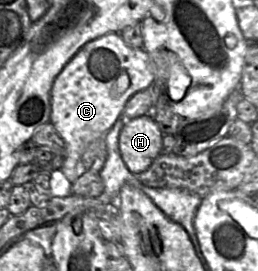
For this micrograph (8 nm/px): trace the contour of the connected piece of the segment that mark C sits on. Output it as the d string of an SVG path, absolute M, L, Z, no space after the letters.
M109 33L86 43L65 65L52 85L50 123L54 125L66 144L66 157L60 170L68 181L73 183L86 172L82 156L89 143L105 136L122 117L130 97L138 91L151 87L153 83L153 65L147 51L144 48L128 46L120 33Z

